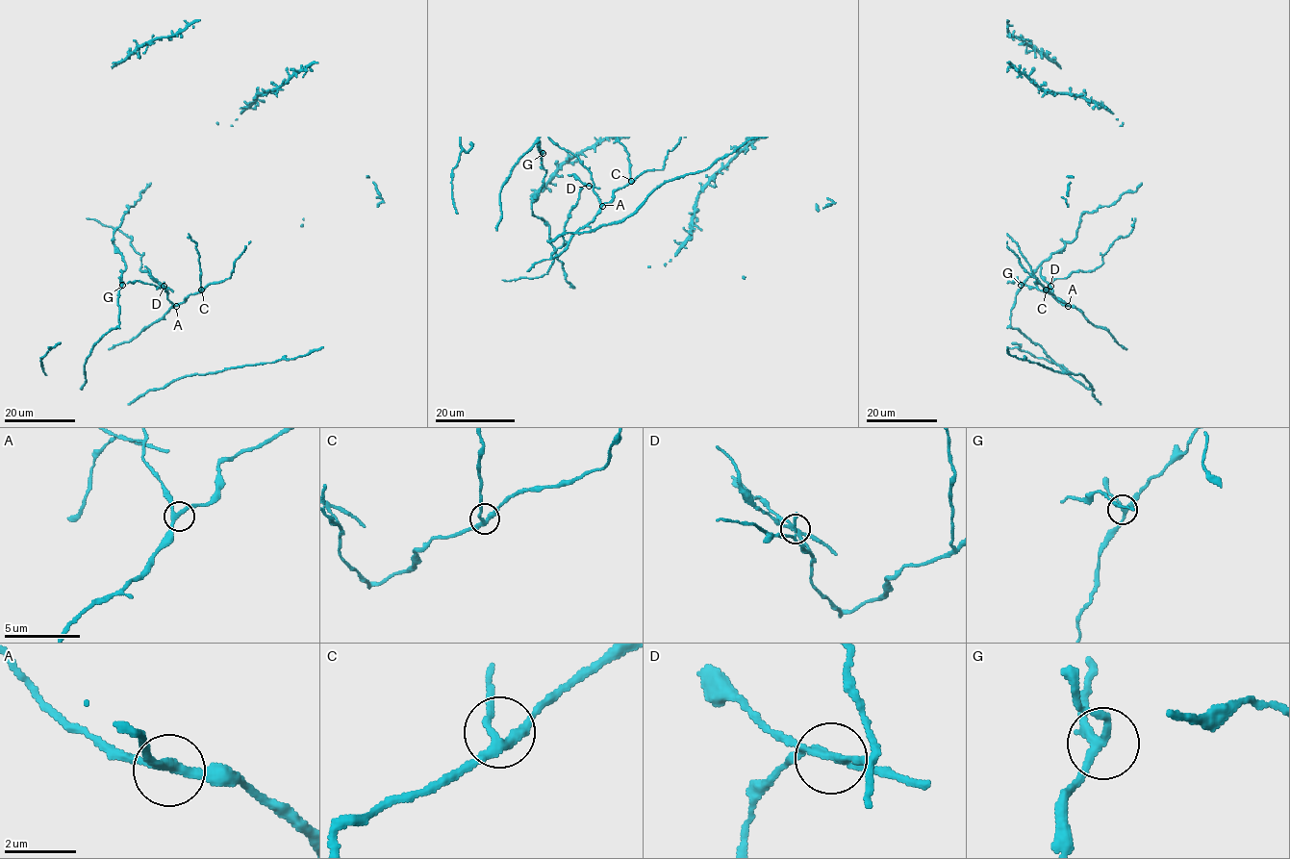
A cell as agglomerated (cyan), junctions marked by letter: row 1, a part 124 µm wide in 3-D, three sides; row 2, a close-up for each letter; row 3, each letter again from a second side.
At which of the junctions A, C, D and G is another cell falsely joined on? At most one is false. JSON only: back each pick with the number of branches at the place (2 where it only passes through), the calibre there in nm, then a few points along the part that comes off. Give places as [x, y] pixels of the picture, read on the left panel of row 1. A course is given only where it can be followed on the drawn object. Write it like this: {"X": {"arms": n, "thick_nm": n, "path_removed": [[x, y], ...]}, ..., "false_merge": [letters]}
{"D": {"arms": 3, "thick_nm": 180, "path_removed": [[164, 286], [156, 282], [144, 265]]}, "false_merge": ["D"]}

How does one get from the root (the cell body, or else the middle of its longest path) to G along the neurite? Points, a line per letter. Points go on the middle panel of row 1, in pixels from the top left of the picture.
G: (532, 207), (545, 174), (541, 158), (543, 153)

